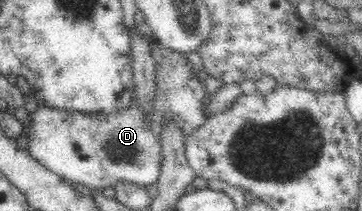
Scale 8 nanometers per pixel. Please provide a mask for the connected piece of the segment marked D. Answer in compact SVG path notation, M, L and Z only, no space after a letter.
M158 42L150 43L150 45L155 67L153 67L153 93L151 93L153 97L151 97L149 109L144 109L138 103L136 94L127 107L121 107L119 111L113 111L113 113L65 111L56 107L38 105L35 111L29 113L29 123L21 123L29 140L25 152L67 182L81 183L96 191L102 191L106 187L115 187L117 182L127 182L140 186L156 183L161 169L161 141L163 141L161 140L161 131L164 130L164 125L167 123L175 124L181 130L185 143L187 143L187 139L209 117L208 103L212 100L213 93L210 93L202 73L193 68L186 54L173 51Z

